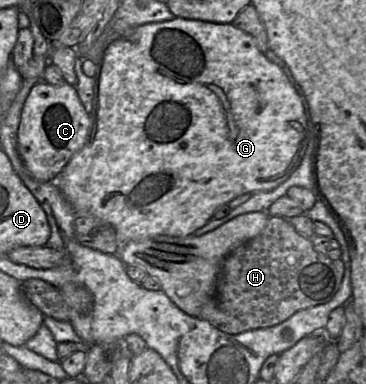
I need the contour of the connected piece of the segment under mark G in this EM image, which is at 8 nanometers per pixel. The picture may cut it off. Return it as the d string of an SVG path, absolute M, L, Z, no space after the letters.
M175 17L174 19L169 21L147 23L137 27L133 27L132 30L125 31L125 33L122 34L121 37L116 38L106 47L100 66L96 66L93 91L94 95L92 110L90 112L90 135L84 146L73 156L67 166L55 177L52 182L58 187L65 199L71 204L77 214L77 217L93 216L111 224L116 230L120 246L131 241L141 241L160 235L171 237L191 236L196 230L206 225L207 222L212 219L213 214L221 205L228 204L234 198L245 193L253 194L261 191L271 191L278 187L281 183L287 180L292 172L296 169L307 148L308 125L305 116L302 96L298 88L292 81L284 66L278 66L269 61L266 56L261 51L259 51L253 37L235 27L232 23L211 23L206 21Z

